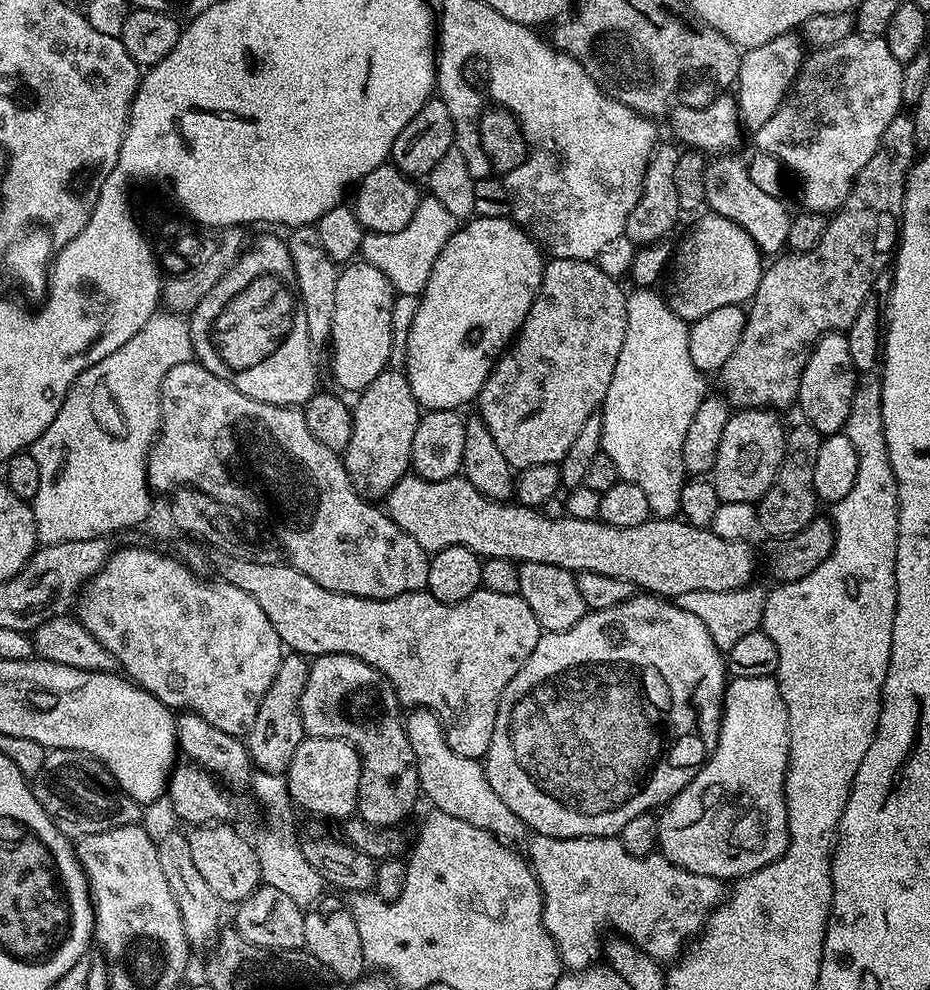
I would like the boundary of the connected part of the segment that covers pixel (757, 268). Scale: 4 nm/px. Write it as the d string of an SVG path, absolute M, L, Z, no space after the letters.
M715 214L707 215L689 230L688 237L680 244L680 249L677 252L675 249L674 252L676 289L673 290L672 296L667 297L667 302L674 310L674 314L678 314L678 318L689 322L706 318L706 314L711 314L721 306L747 305L758 290L758 282L764 277L766 267L754 238L750 238L750 234L746 234L746 230L738 226L738 222L730 222L730 218L722 218Z

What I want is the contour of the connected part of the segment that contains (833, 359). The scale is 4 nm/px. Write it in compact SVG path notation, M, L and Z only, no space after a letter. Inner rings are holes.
M827 332L812 347L810 358L802 370L798 409L805 421L820 432L821 437L837 435L843 429L850 414L852 399L856 393L858 373L854 358L850 358L850 346L844 332Z

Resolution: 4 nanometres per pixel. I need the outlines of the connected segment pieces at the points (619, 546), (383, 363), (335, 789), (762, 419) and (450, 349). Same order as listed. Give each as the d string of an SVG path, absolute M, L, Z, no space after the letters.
M415 474L404 476L388 491L386 497L386 511L388 517L393 520L403 532L410 534L410 538L414 538L414 542L418 542L418 546L422 546L425 552L429 554L441 552L450 546L462 546L463 548L469 548L470 551L476 553L476 555L481 558L493 556L494 558L515 560L520 564L525 564L526 562L546 562L550 566L565 568L566 571L573 574L582 572L610 574L610 578L622 578L626 582L633 584L637 589L661 598L677 598L691 591L734 591L736 589L747 588L753 583L754 578L752 578L752 575L756 572L756 552L751 548L751 543L749 543L748 540L727 540L726 538L718 538L718 534L714 534L711 528L696 528L683 518L649 518L646 522L642 522L642 526L626 526L625 528L610 526L599 518L595 520L579 520L567 514L557 520L551 520L549 516L544 515L543 511L534 508L525 508L516 502L488 500L478 489L474 486L470 486L470 482L465 480L463 475L460 474L446 478L445 480L424 480Z
M352 262L341 267L339 273L330 341L332 376L338 387L359 394L389 367L388 359L392 356L392 307L397 297L386 274L373 264Z
M308 736L294 750L286 775L297 809L305 808L316 816L329 816L337 822L356 812L356 803L362 794L362 761L352 744L338 738Z
M746 408L731 413L726 422L726 430L722 430L722 446L718 446L718 458L714 462L710 479L721 502L746 502L756 504L770 490L774 478L780 469L784 457L785 425L780 425L780 420L775 411L766 408Z
M476 216L457 227L446 246L442 246L442 254L434 258L434 270L430 270L430 278L418 297L420 305L408 328L408 349L404 352L403 367L410 390L421 409L433 412L460 410L463 404L471 400L473 403L479 397L482 386L492 373L493 363L500 359L520 331L542 286L545 263L540 245L509 217Z

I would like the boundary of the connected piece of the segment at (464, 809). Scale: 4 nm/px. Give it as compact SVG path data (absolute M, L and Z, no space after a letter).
M425 707L409 711L404 720L404 729L414 750L420 791L426 800L428 796L435 811L450 814L450 818L462 818L462 822L470 822L470 826L478 826L486 830L507 846L520 846L518 844L527 836L530 837L526 859L544 896L545 930L556 943L565 969L591 968L597 963L602 952L600 927L603 924L617 928L620 931L617 933L623 939L632 941L655 960L675 961L685 951L689 941L703 929L708 917L712 915L713 908L718 907L725 899L726 888L721 881L702 874L694 874L690 870L682 870L662 854L632 856L627 852L622 840L615 836L550 838L530 835L530 829L522 822L522 818L518 818L518 814L514 814L514 810L510 810L510 806L506 806L506 802L502 802L502 798L494 794L494 786L490 786L483 763L480 760L468 760L465 756L459 756L454 754L454 750L450 750L444 728L433 712Z

